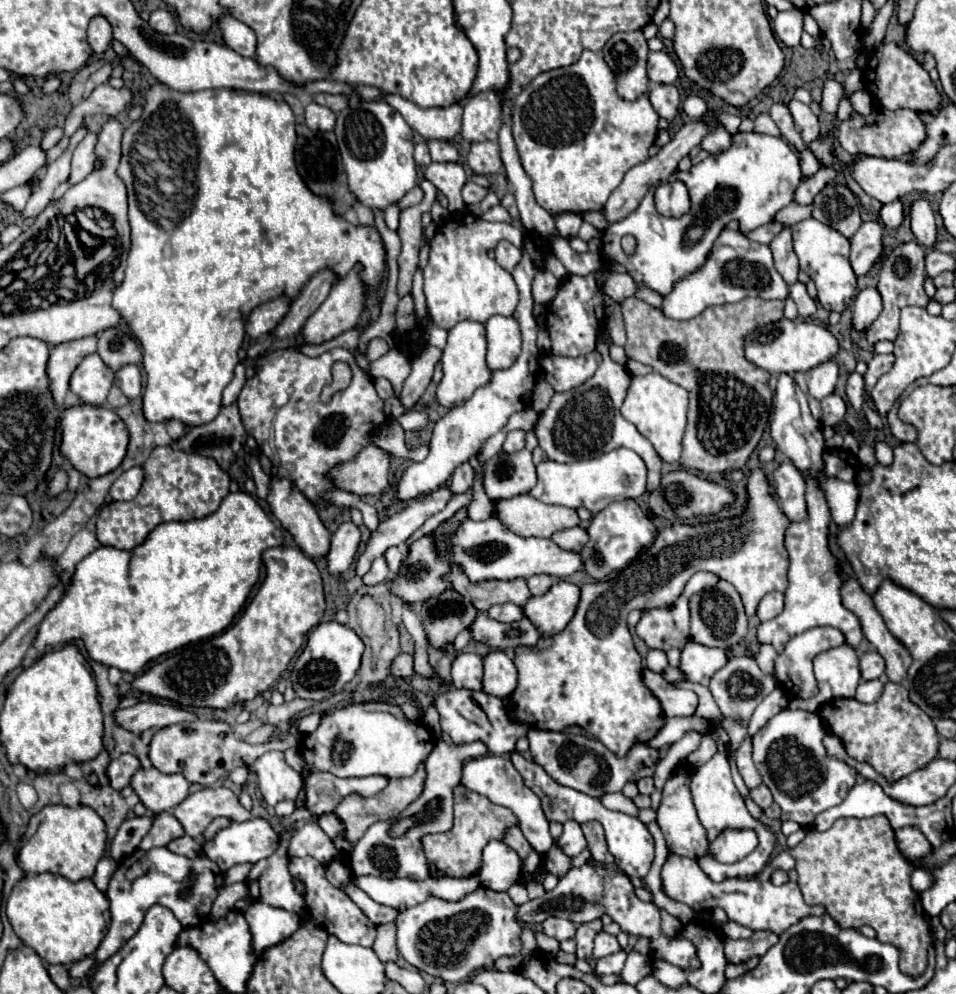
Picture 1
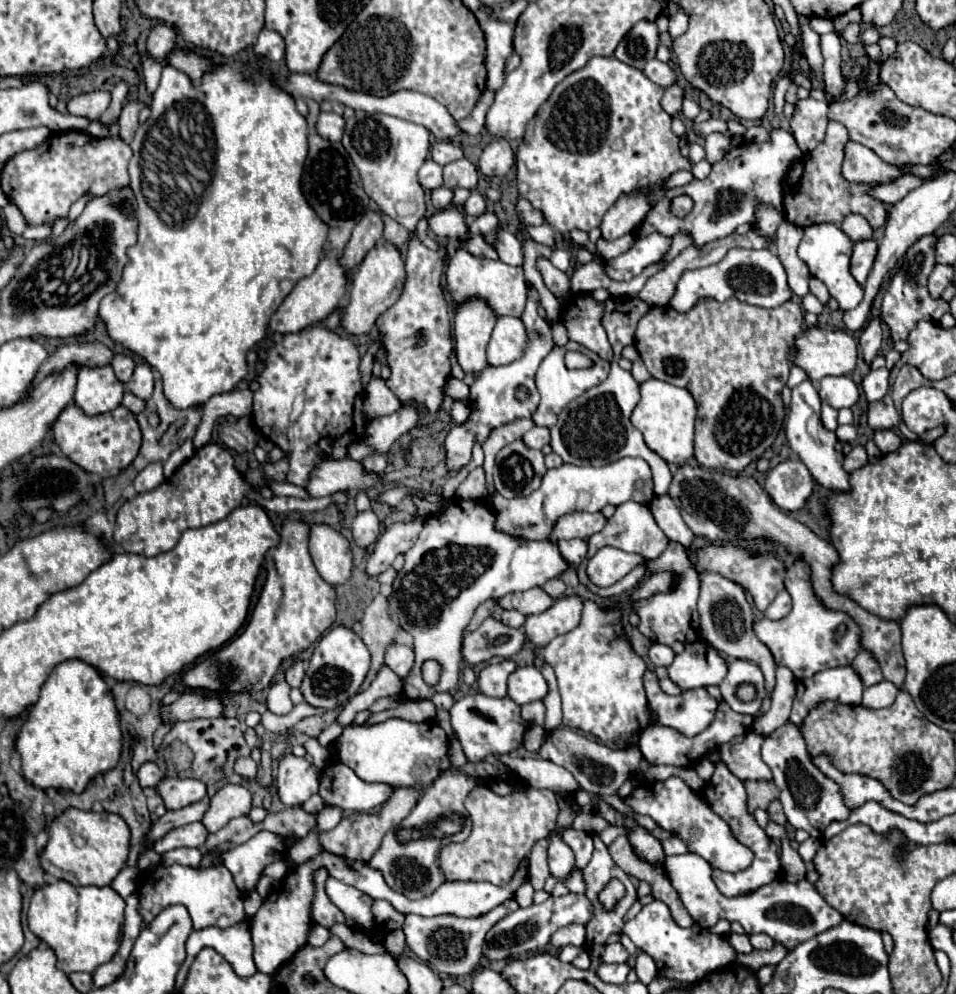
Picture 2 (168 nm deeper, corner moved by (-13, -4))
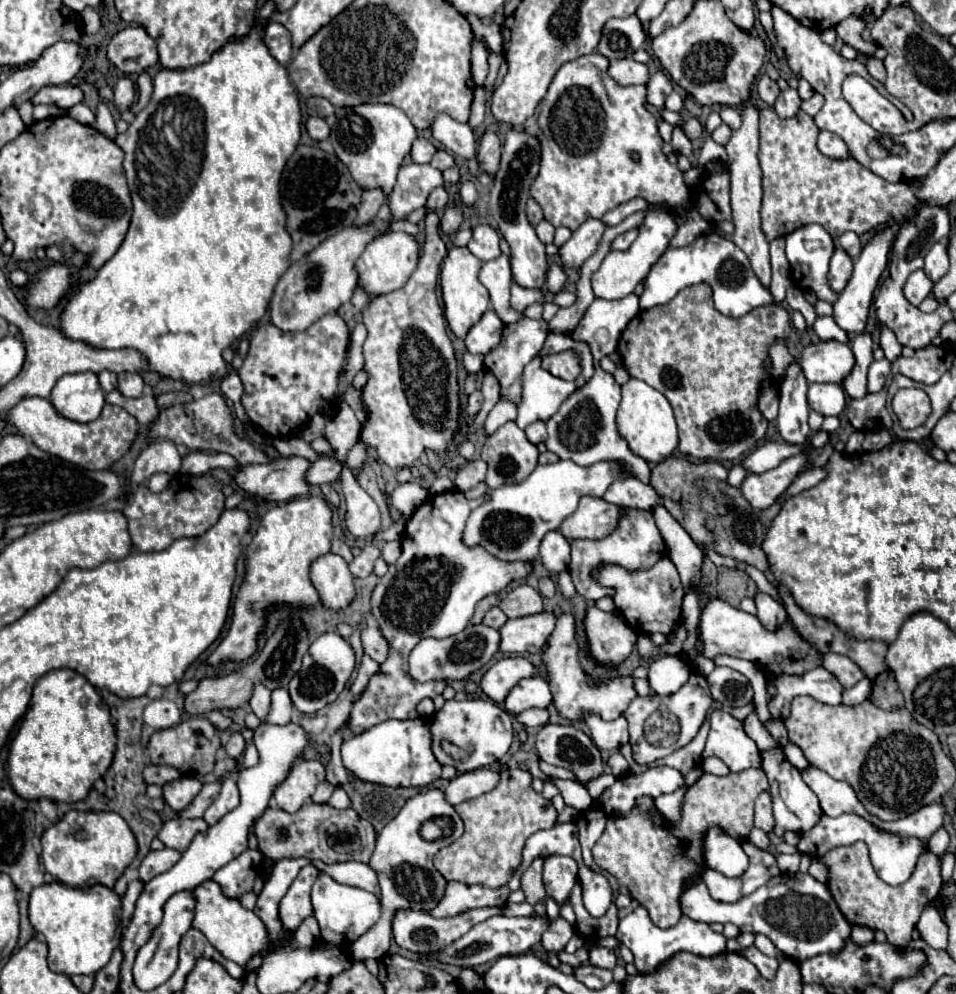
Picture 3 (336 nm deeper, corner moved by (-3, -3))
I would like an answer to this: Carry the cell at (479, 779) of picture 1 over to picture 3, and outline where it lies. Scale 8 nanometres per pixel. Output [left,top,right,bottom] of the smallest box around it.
[543,855,577,901]

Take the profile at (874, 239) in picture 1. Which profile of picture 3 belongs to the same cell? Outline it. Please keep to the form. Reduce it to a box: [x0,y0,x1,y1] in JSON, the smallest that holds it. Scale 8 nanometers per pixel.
[829,249,853,293]

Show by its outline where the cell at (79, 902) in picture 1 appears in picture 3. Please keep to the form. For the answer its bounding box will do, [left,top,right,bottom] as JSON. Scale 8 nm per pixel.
[29,883,121,975]

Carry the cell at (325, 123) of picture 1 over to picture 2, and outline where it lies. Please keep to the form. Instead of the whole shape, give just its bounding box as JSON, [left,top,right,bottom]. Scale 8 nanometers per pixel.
[317,112,345,142]

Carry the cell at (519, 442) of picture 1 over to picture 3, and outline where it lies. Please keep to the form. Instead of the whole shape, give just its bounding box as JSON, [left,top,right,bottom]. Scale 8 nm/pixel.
[525,421,547,443]

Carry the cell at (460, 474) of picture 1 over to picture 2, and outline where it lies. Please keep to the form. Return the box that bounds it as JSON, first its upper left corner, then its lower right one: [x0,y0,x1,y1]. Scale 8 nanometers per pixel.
[457,468,487,500]

